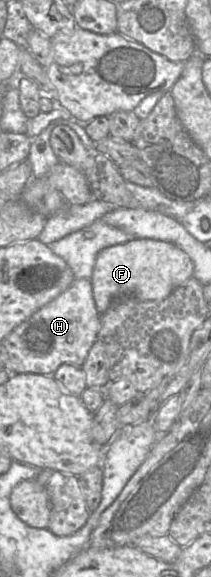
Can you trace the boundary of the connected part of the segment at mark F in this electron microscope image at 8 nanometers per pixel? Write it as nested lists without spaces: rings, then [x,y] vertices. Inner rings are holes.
[[[133,238],[100,251],[90,280],[96,308],[102,315],[112,301],[122,295],[132,295],[144,301],[161,301],[193,277],[193,273],[192,260],[174,244]]]

